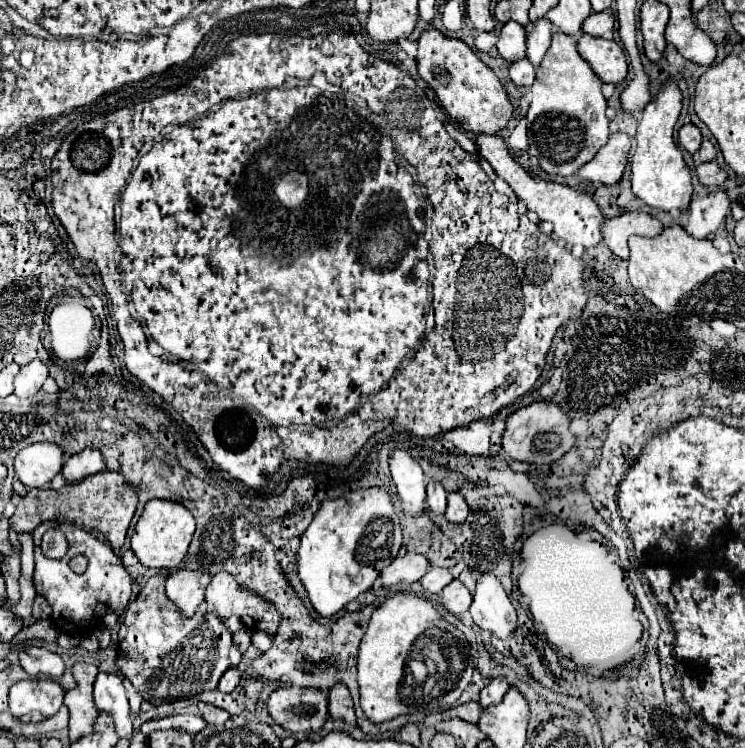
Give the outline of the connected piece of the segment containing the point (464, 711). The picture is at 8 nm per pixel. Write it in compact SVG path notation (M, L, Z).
M472 700L472 702L468 702L468 704L462 704L462 706L456 706L456 708L438 712L438 714L432 714L432 716L428 716L428 718L424 720L424 724L426 724L426 726L432 726L432 724L436 724L438 720L450 720L450 718L454 718L454 716L458 716L458 718L462 718L462 720L466 720L466 722L474 722L474 724L476 724L476 722L480 720L480 714L482 714L480 702L478 702L478 700Z

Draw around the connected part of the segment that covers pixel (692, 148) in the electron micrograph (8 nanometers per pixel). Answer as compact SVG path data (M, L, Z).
M684 124L684 126L678 130L678 142L680 142L680 146L682 146L686 152L694 154L694 152L700 148L702 134L700 134L700 130L698 130L694 124Z

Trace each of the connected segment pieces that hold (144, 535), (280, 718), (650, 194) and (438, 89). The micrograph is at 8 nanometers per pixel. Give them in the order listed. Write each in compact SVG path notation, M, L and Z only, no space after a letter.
M150 500L132 534L132 550L142 566L172 570L184 560L194 530L196 530L194 516L186 506L170 500Z
M278 688L268 698L272 718L290 732L318 732L328 718L328 698L316 688Z
M666 80L660 92L642 110L642 118L636 130L636 152L632 156L632 192L648 206L660 210L680 208L684 210L692 196L690 170L682 160L682 152L674 144L672 132L682 110L682 92L674 80Z
M438 30L422 32L418 40L418 74L436 92L442 108L466 132L498 134L512 116L512 104L496 74L462 42L446 38Z

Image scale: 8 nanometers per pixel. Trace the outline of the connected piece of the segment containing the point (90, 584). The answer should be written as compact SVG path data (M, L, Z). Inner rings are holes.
M42 522L34 532L34 542L36 542L34 588L52 606L52 622L58 630L62 630L70 636L84 636L88 632L94 632L102 624L102 616L108 610L114 610L118 616L124 612L124 608L128 606L128 598L130 598L134 580L126 572L122 560L114 554L114 550L106 542L98 540L94 534L90 534L84 528L70 524L70 522L60 522L58 528L68 538L68 552L60 560L46 558L40 550L40 540L42 540L42 534L48 530L48 522ZM78 554L86 554L88 562L90 562L84 574L74 574L68 566L68 562Z

